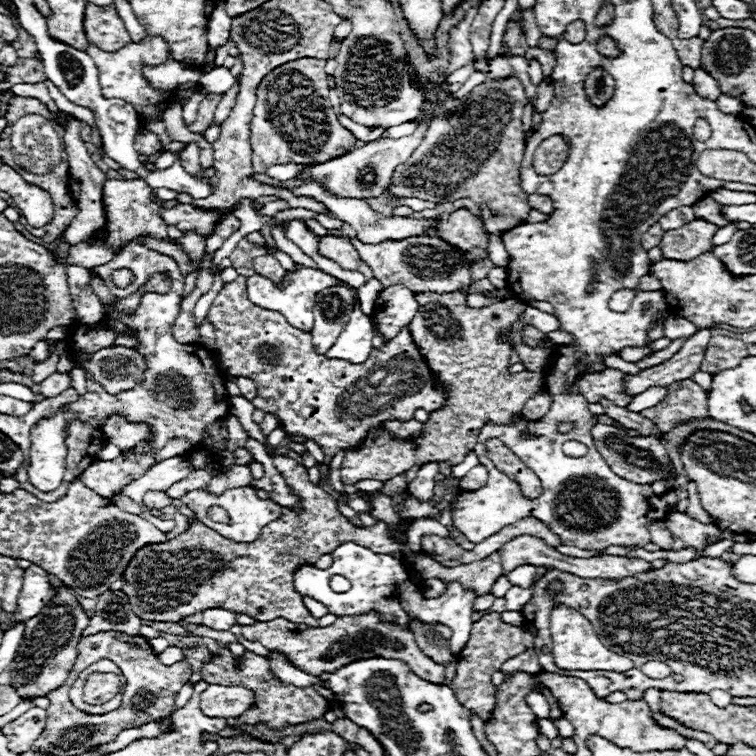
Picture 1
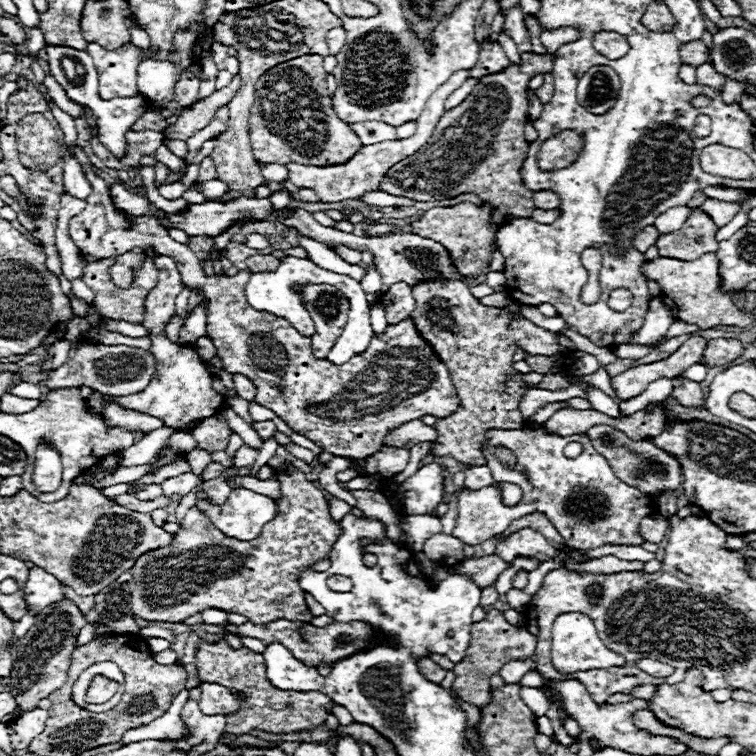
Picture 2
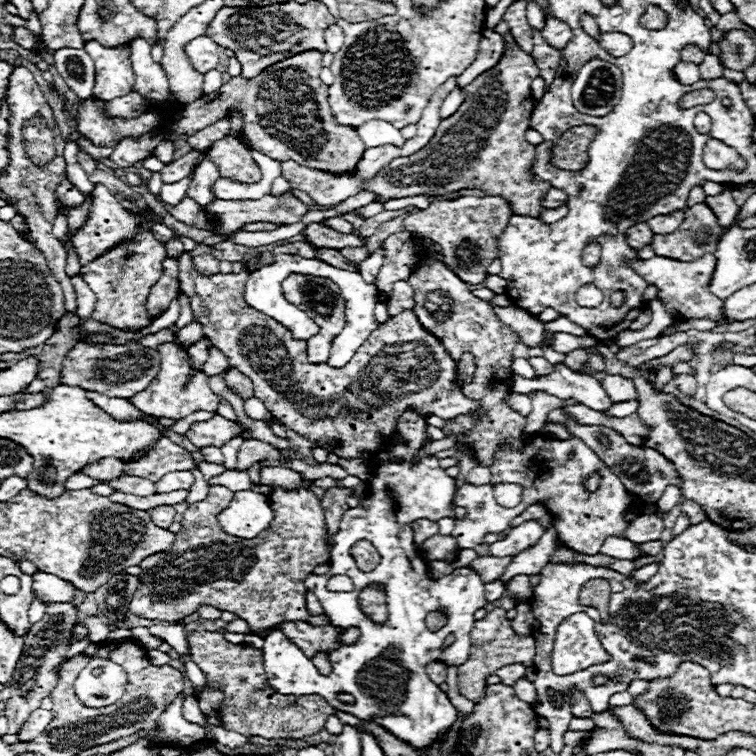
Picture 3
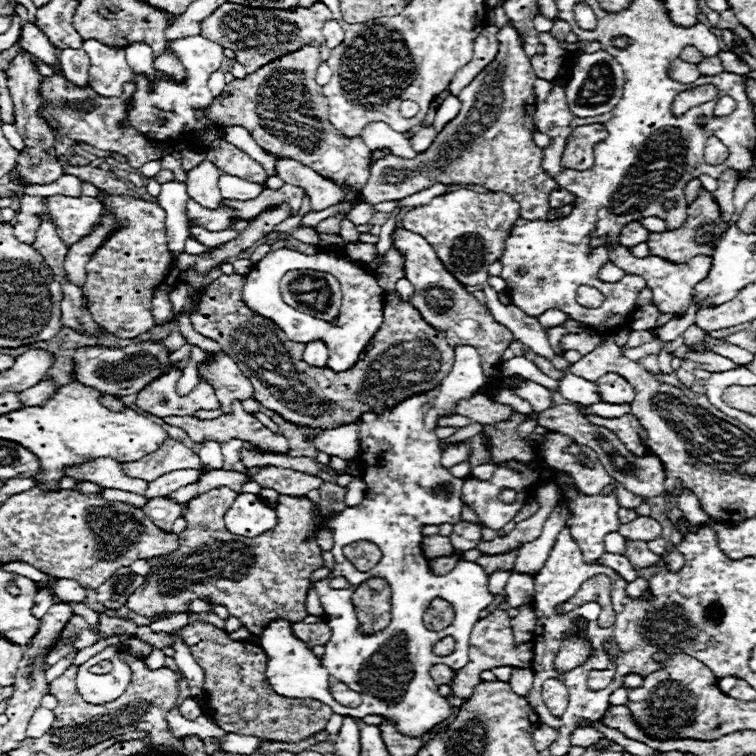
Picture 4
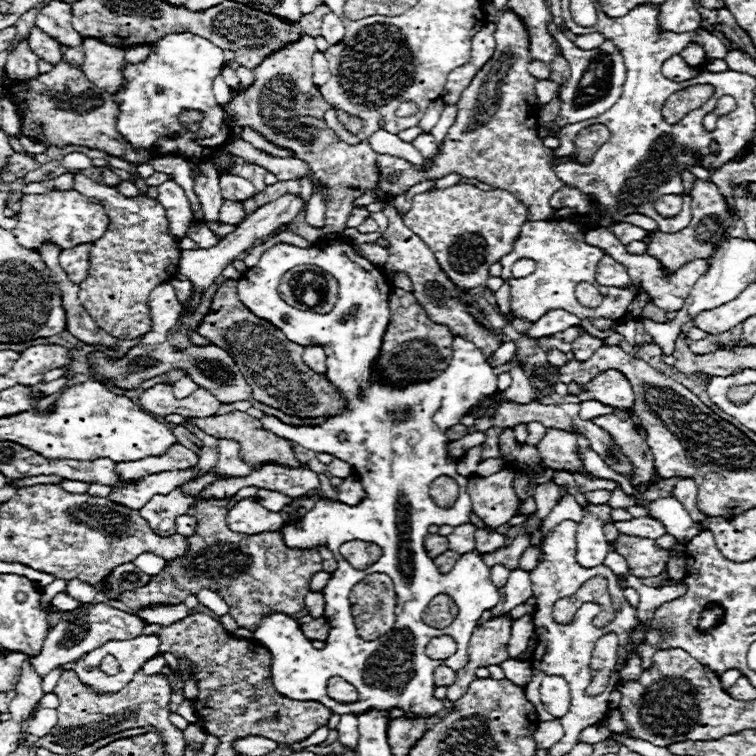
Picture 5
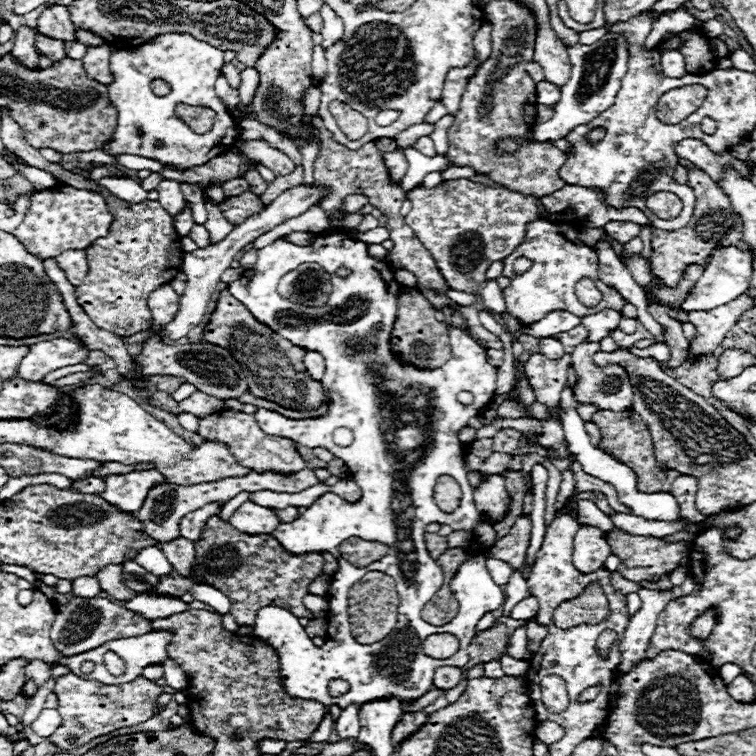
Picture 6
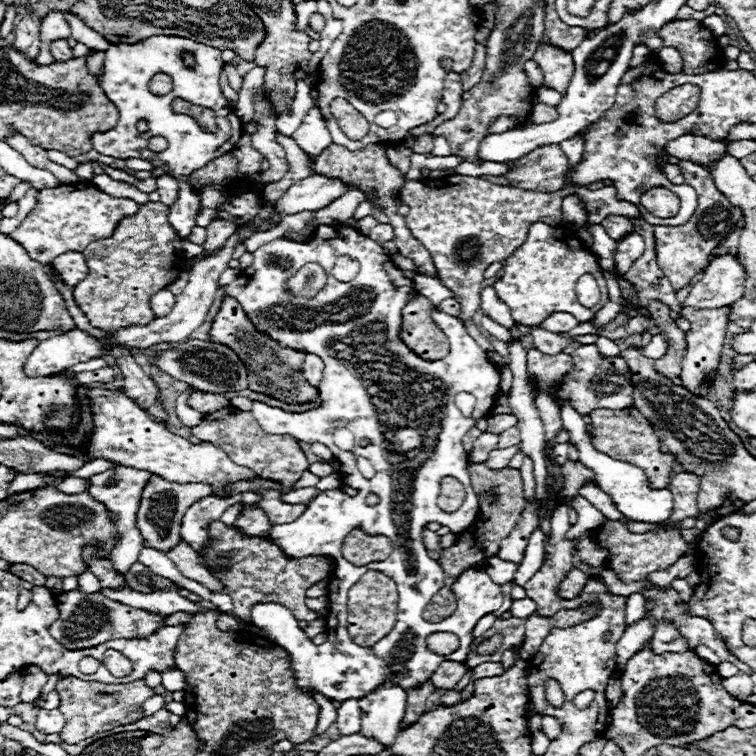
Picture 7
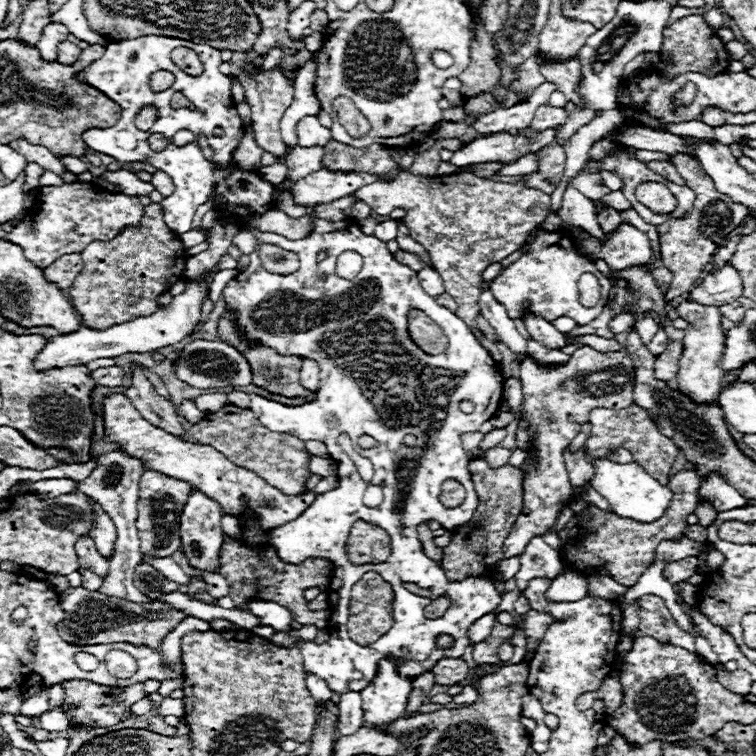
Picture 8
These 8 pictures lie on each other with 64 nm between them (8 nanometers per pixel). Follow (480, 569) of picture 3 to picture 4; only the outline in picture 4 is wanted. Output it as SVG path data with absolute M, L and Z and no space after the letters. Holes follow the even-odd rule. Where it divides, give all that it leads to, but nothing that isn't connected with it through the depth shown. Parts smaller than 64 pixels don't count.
M518 548L512 550L512 552L506 552L506 554L484 554L478 558L478 564L482 564L482 568L486 568L486 572L494 572L496 568L506 568L506 570L512 570L514 568L514 560L518 556Z

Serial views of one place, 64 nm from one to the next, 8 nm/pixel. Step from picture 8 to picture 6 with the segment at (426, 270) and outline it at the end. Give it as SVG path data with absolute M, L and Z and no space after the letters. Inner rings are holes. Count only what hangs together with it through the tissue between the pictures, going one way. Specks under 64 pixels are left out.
M448 290L446 292L446 296L450 298L450 300L454 300L454 302L458 302L460 306L474 306L480 298L478 296L472 296L472 294L466 294L466 292L454 292L454 290Z

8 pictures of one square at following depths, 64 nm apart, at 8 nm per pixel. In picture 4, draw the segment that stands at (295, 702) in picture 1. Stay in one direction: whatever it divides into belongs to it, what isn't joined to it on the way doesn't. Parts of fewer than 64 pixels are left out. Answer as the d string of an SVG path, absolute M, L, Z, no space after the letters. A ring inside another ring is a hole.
M188 622L180 630L196 664L204 670L204 712L226 734L254 734L272 742L300 742L324 730L332 710L318 700L278 696L266 680L266 652L248 640L230 640L222 628L208 622Z

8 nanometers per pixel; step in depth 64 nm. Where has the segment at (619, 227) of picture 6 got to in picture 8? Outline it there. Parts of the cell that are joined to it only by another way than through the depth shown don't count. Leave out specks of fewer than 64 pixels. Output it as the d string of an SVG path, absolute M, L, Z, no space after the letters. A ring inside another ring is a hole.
M604 208L602 212L598 212L598 226L600 226L604 232L612 232L620 222L622 222L620 212L616 212L616 210L612 210L612 208Z

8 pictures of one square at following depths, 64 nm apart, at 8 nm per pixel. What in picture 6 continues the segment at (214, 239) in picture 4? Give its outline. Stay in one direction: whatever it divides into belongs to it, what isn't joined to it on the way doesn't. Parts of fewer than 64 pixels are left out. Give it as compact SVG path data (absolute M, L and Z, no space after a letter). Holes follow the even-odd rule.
M194 224L194 228L190 230L190 234L188 234L188 236L198 244L198 248L202 248L202 246L208 246L208 244L210 244L210 236L208 236L206 228L204 228L204 226L200 226L200 224Z

